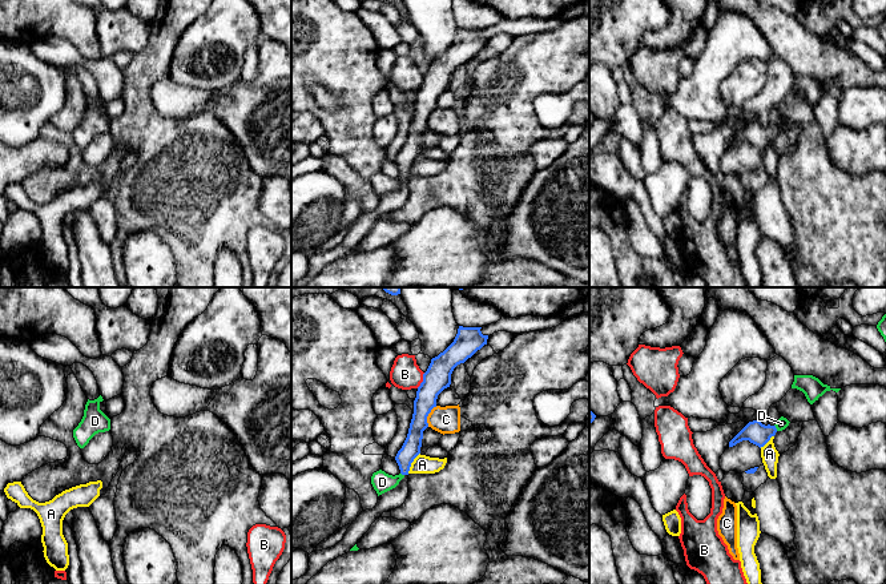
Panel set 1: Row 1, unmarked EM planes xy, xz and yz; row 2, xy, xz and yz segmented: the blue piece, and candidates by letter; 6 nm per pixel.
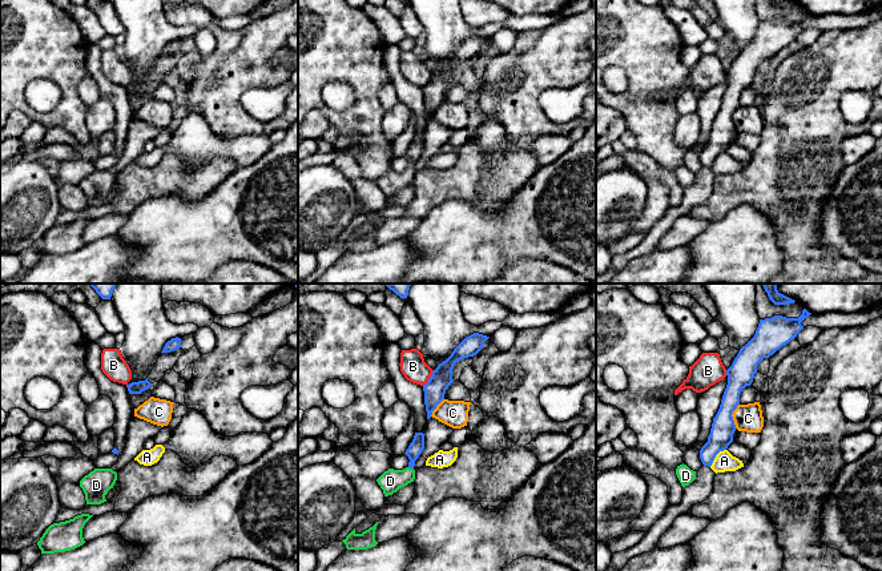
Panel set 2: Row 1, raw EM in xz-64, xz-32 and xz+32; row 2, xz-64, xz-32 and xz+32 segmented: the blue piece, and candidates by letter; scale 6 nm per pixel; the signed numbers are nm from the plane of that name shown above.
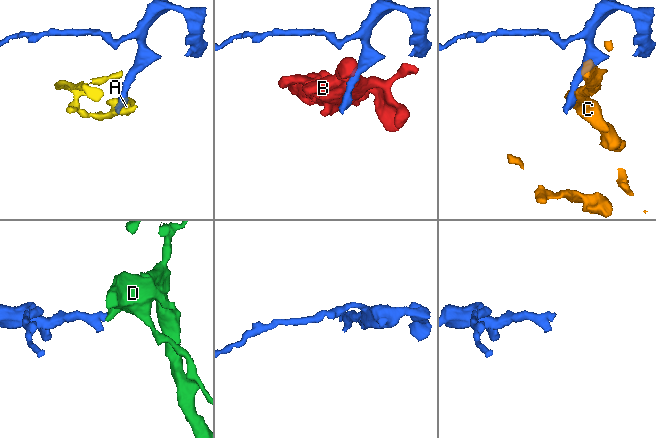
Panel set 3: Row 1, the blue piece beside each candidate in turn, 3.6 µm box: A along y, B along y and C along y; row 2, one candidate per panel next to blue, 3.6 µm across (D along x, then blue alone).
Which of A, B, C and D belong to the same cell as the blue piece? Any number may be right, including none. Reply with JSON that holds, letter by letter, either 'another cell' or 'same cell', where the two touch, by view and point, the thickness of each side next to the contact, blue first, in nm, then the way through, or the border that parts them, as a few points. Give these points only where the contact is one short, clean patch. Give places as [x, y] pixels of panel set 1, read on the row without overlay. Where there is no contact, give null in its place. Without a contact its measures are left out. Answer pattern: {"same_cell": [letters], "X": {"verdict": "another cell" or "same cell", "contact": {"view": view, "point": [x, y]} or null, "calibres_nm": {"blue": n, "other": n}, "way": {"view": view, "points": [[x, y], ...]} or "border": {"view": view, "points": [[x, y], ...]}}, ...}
{"same_cell": ["D"], "A": {"verdict": "another cell", "contact": {"view": "xz", "point": [411, 164]}, "calibres_nm": {"blue": 110, "other": 110}, "border": {"view": "xz", "points": [[419, 154], [407, 174]]}}, "B": {"verdict": "another cell", "contact": {"view": "xz", "point": [423, 83]}, "calibres_nm": {"blue": 160, "other": 180}, "border": {"view": "xz", "points": [[425, 75], [423, 83], [417, 89]]}}, "C": {"verdict": "another cell", "contact": {"view": "xz", "point": [427, 117]}, "calibres_nm": {"blue": 160, "other": 160}, "border": {"view": "xz", "points": [[437, 108], [427, 119], [427, 128]]}}, "D": {"verdict": "same cell", "contact": {"view": "yz", "point": [774, 129]}, "calibres_nm": {"blue": 140, "other": 70}, "way": {"view": "yz", "points": [[758, 136], [774, 129], [781, 125]]}}}

